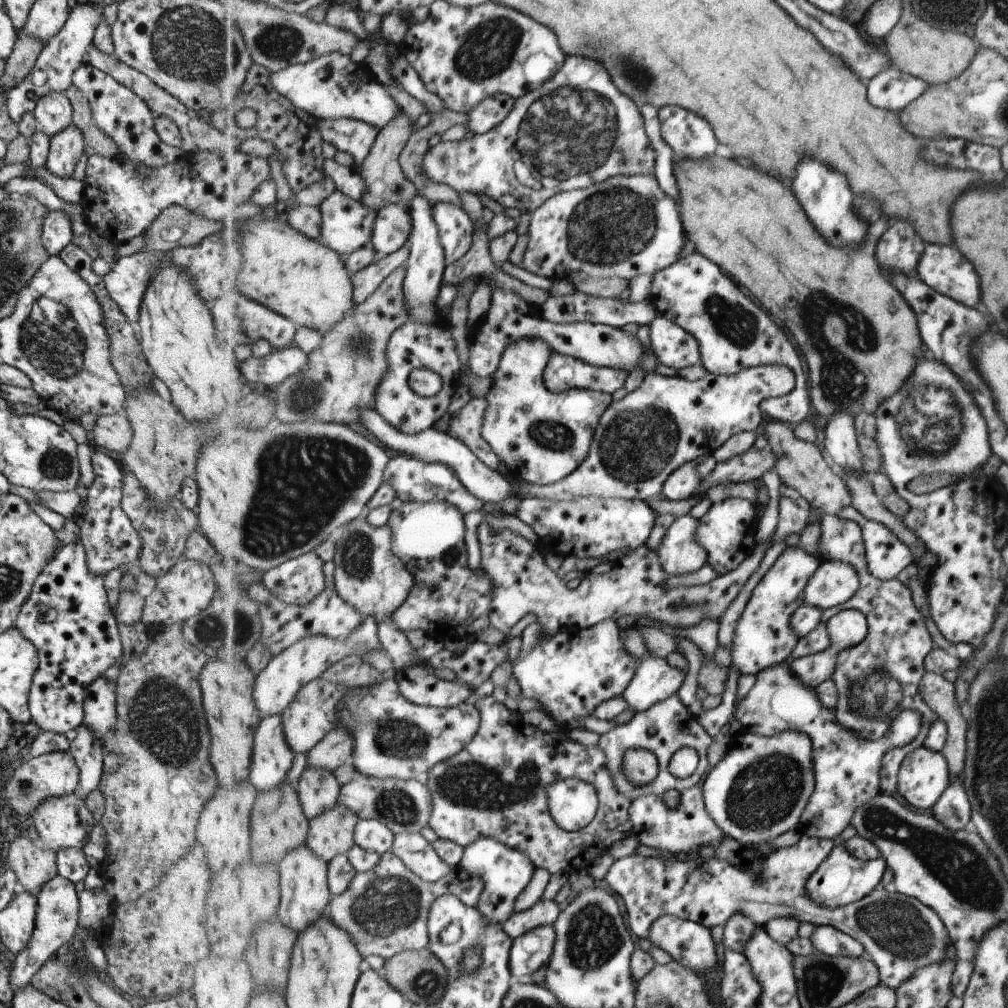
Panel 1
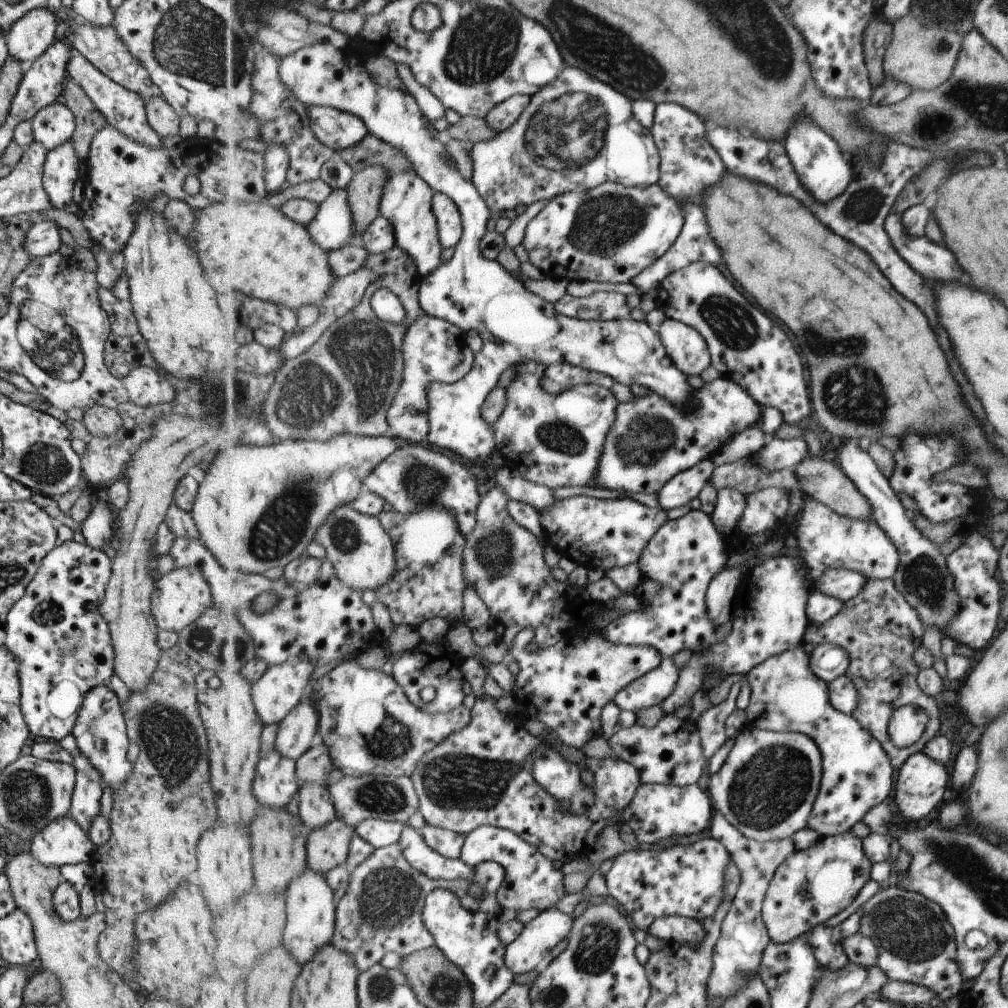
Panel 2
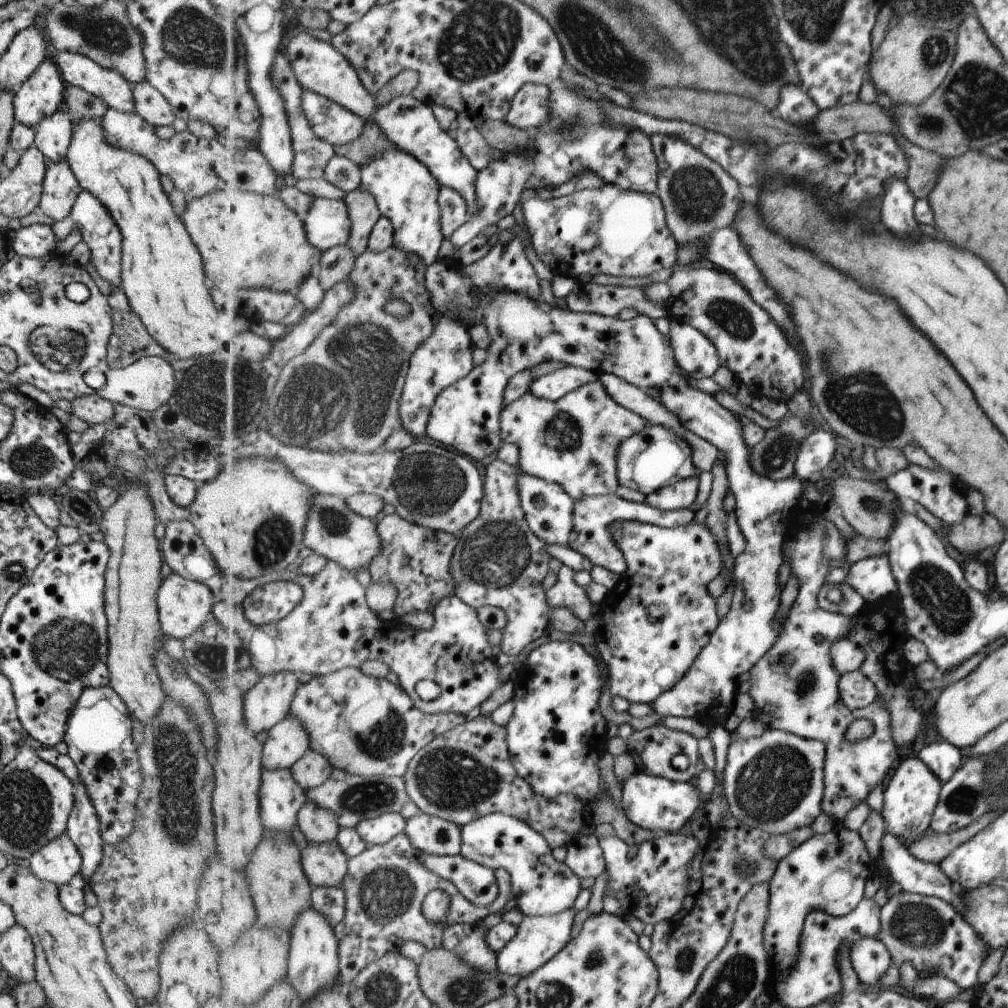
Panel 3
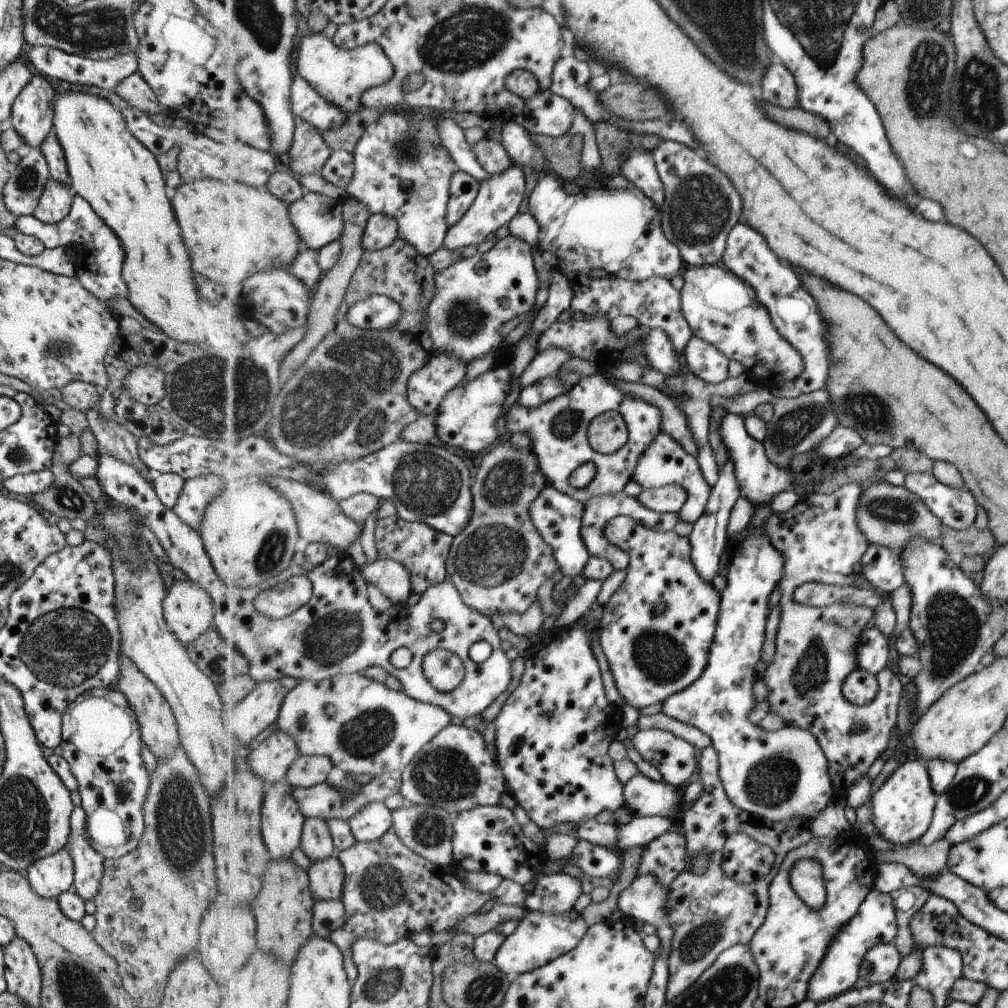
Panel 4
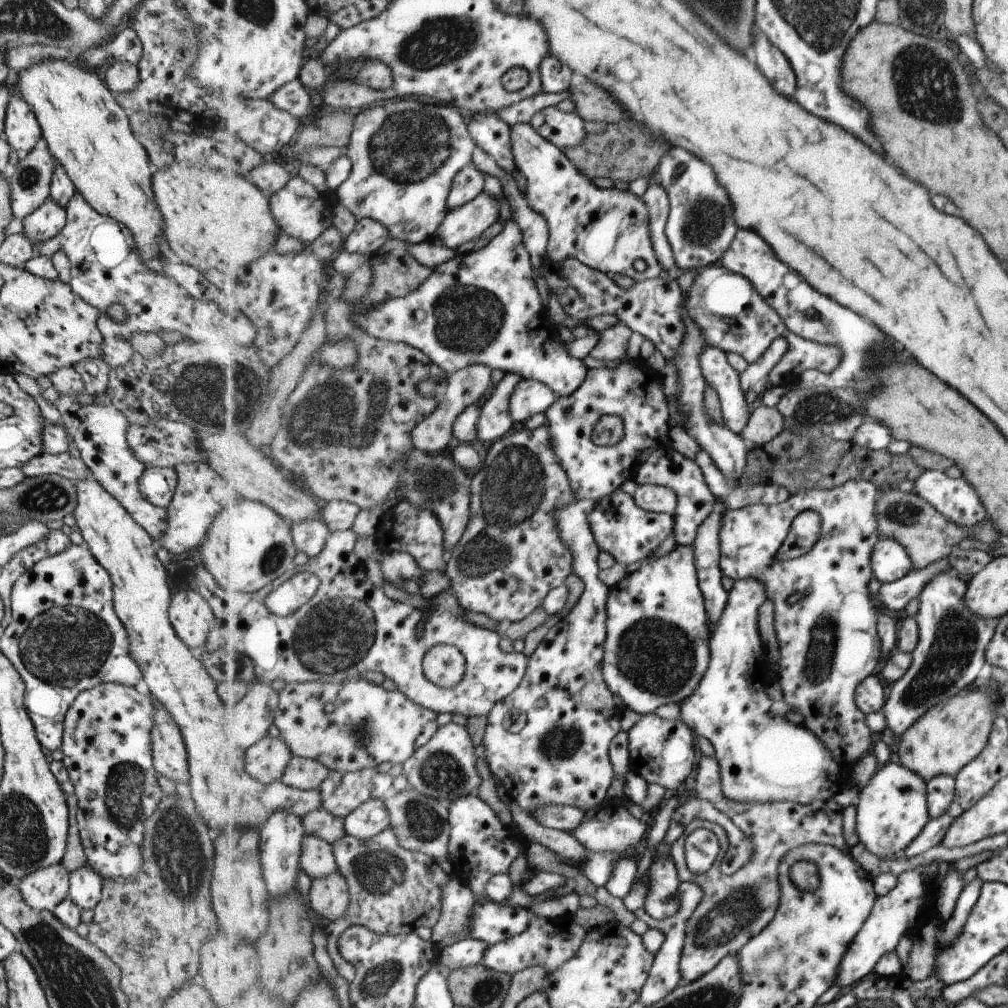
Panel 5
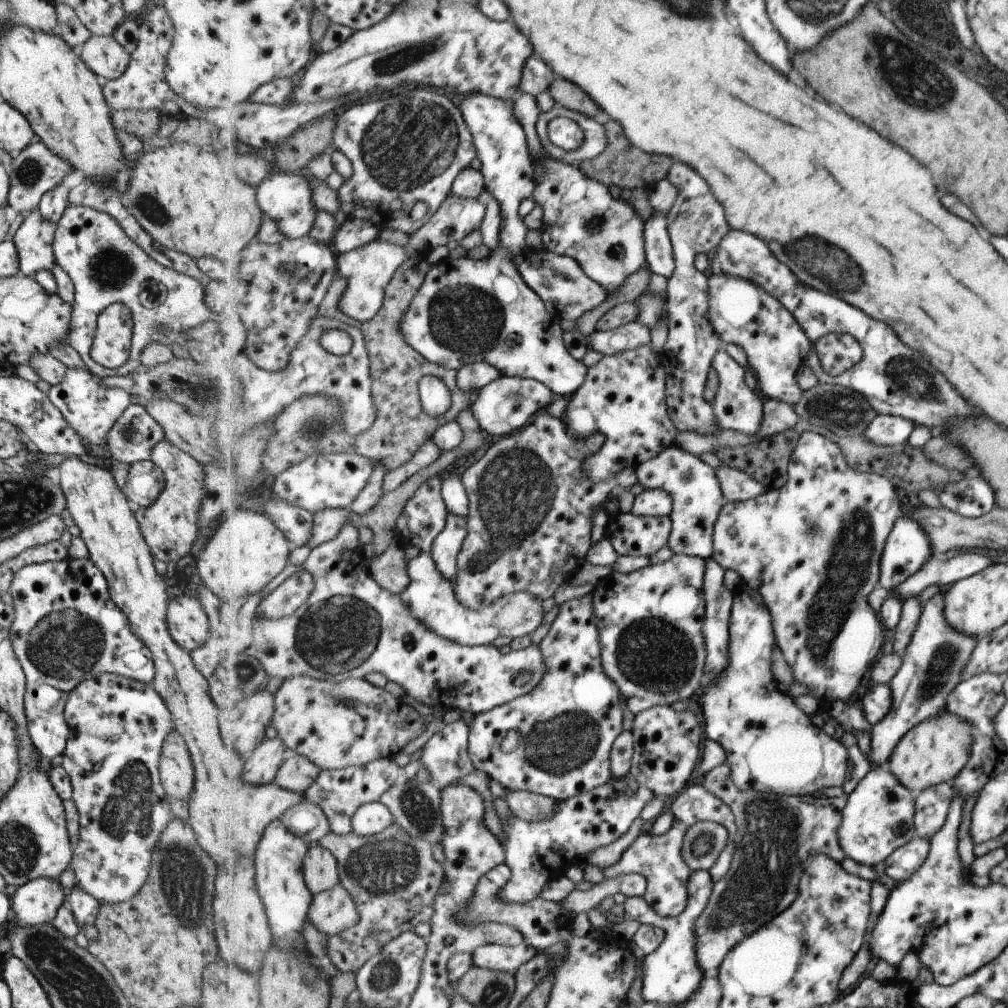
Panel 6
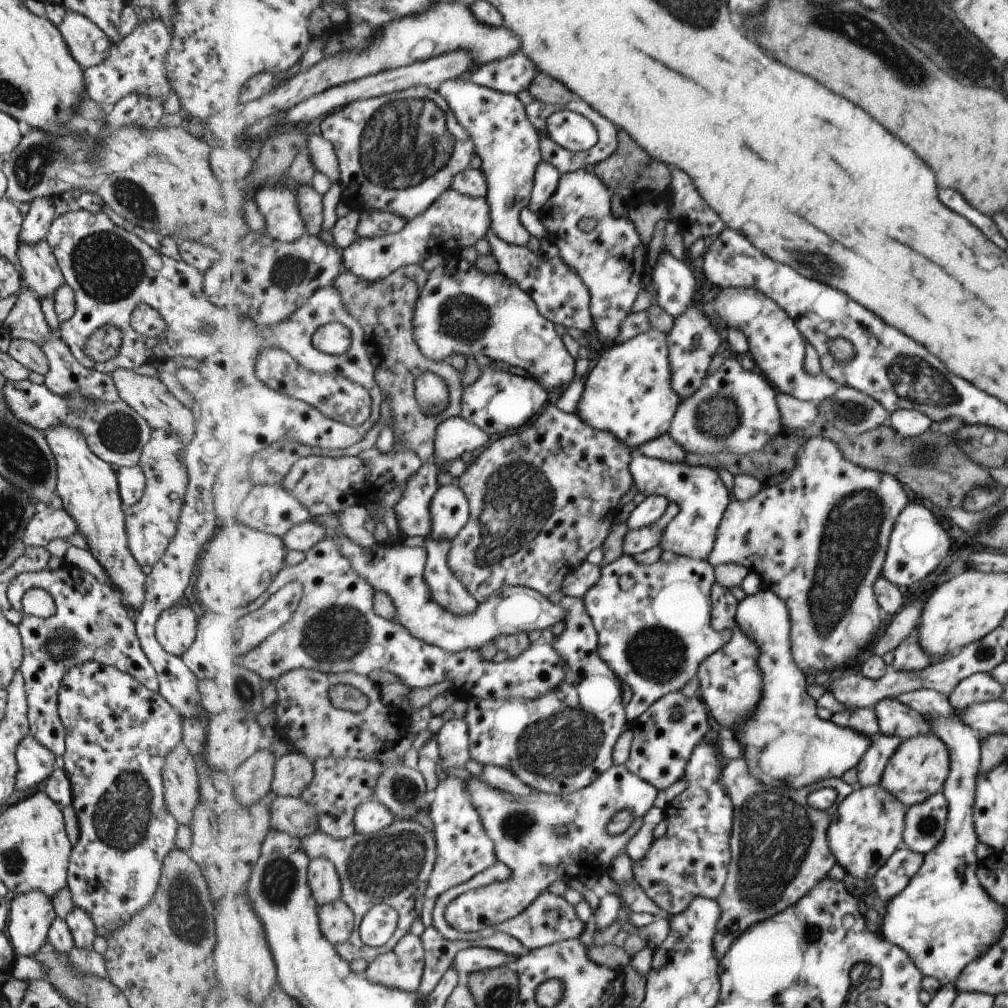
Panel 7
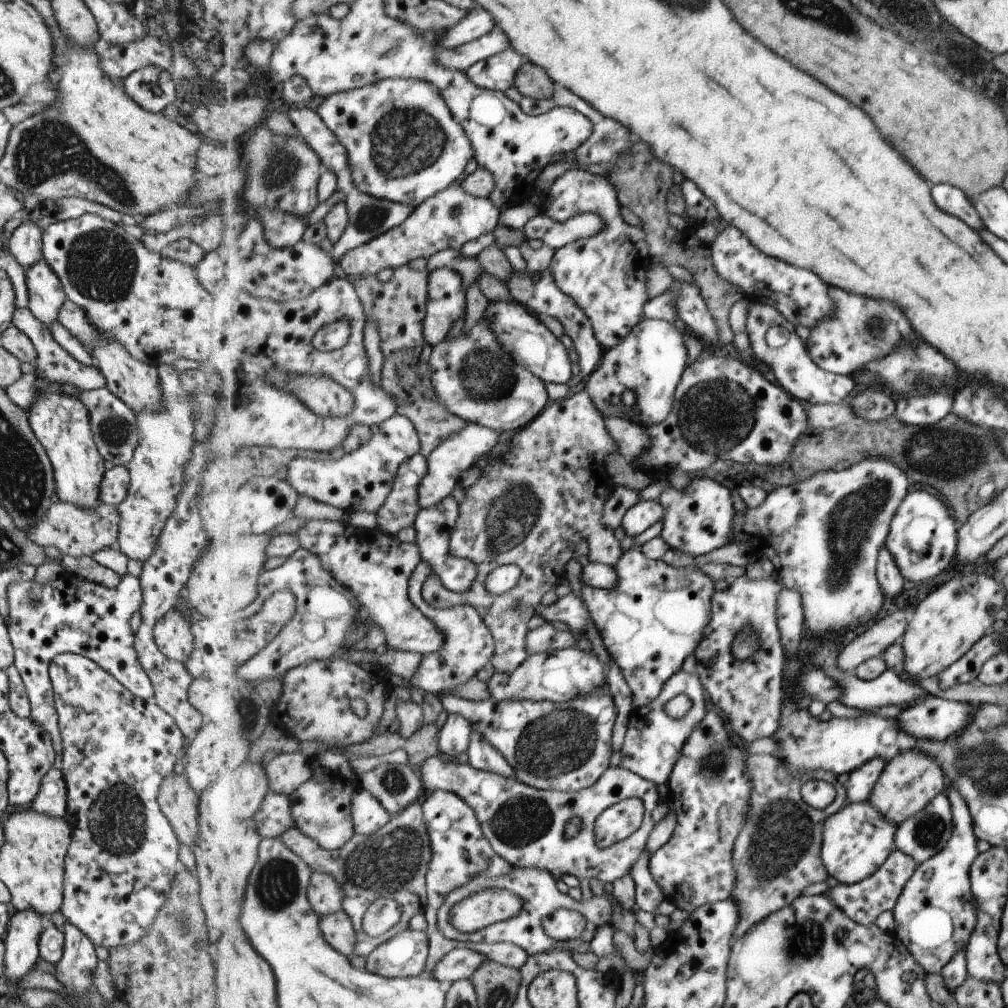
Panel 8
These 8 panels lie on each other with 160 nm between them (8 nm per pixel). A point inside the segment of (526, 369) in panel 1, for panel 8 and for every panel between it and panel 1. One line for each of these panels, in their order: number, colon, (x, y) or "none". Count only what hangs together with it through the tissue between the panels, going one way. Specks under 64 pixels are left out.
2: (555, 440)
3: (574, 442)
4: (558, 429)
5: (632, 391)
6: (624, 397)
7: (629, 393)
8: (652, 359)

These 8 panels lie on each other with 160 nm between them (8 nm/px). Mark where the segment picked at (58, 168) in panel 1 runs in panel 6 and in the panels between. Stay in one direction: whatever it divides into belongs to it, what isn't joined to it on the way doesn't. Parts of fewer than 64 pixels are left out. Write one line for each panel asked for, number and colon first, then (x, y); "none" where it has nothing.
2: (60, 168)
3: (59, 188)
4: (55, 199)
5: (48, 218)
6: (32, 241)

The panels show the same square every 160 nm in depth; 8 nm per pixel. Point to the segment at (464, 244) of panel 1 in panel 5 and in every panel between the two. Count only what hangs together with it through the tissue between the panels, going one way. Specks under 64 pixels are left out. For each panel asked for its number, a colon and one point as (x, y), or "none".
2: (450, 224)
3: (455, 214)
4: (464, 189)
5: (469, 183)

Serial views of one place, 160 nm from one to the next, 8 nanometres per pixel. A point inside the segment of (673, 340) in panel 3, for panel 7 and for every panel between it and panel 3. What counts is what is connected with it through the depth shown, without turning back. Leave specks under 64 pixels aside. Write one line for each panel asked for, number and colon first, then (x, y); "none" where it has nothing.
4: (707, 361)
5: (719, 372)
6: (737, 407)
7: (735, 409)

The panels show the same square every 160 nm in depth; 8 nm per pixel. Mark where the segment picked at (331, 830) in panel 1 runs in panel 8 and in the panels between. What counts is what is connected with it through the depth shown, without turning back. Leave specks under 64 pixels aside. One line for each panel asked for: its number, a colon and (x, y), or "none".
2: (328, 846)
3: (326, 864)
4: (327, 877)
5: (330, 896)
6: (332, 912)
7: (337, 920)
8: (338, 928)

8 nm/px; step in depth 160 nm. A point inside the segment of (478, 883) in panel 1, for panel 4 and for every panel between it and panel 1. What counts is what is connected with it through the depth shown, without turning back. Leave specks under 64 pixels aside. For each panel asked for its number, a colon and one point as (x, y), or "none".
2: (382, 911)
3: (385, 886)
4: (390, 892)

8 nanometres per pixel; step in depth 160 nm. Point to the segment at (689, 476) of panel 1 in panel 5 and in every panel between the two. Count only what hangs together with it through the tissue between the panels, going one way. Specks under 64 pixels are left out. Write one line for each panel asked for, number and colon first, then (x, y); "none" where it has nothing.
2: (681, 489)
3: (679, 496)
4: (669, 499)
5: (654, 498)

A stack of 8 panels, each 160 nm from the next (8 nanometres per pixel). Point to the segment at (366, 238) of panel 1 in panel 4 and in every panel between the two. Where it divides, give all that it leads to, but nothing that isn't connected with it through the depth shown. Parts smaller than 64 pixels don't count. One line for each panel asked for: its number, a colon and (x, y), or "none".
2: (333, 228)
3: (328, 224)
4: (319, 219)

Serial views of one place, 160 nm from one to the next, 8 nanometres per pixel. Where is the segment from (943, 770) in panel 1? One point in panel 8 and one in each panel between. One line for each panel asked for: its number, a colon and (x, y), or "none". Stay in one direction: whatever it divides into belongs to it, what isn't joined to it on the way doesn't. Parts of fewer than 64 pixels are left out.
2: (921, 782)
3: (913, 789)
4: (901, 808)
5: (891, 811)
6: (878, 818)
7: (868, 829)
8: (858, 839)

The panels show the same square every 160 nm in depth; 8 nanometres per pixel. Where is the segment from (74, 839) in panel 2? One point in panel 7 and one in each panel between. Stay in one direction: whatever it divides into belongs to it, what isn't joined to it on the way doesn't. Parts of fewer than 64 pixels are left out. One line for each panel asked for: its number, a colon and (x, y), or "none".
3: (58, 862)
4: (49, 876)
5: (42, 889)
6: (36, 902)
7: (29, 914)

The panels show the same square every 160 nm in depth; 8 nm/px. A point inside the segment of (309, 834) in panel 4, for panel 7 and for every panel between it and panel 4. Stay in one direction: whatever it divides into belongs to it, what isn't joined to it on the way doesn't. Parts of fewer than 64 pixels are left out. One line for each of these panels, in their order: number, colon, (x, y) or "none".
5: (318, 859)
6: (321, 870)
7: (324, 879)

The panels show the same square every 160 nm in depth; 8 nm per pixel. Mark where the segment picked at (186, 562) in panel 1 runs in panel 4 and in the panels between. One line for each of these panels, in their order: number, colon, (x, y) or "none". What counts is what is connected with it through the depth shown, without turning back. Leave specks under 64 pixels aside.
2: (180, 596)
3: (182, 604)
4: (187, 610)

